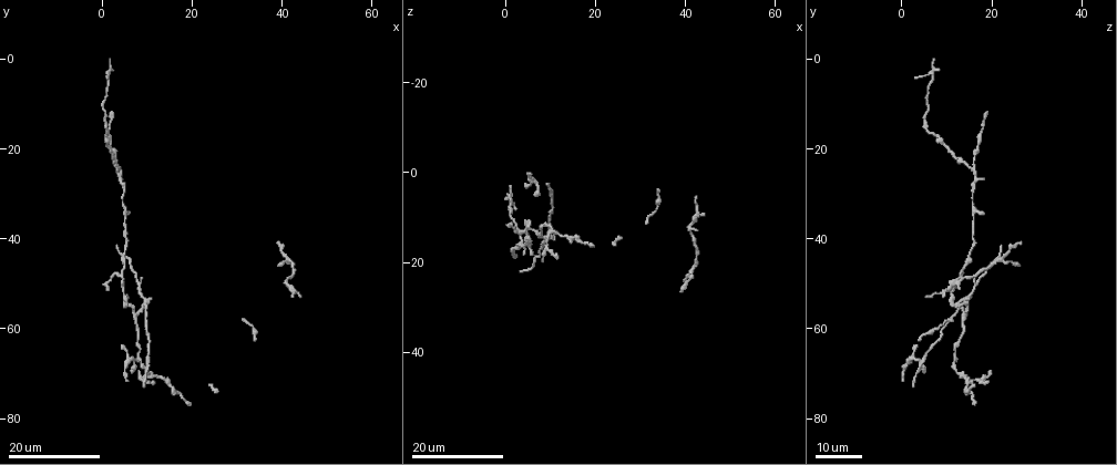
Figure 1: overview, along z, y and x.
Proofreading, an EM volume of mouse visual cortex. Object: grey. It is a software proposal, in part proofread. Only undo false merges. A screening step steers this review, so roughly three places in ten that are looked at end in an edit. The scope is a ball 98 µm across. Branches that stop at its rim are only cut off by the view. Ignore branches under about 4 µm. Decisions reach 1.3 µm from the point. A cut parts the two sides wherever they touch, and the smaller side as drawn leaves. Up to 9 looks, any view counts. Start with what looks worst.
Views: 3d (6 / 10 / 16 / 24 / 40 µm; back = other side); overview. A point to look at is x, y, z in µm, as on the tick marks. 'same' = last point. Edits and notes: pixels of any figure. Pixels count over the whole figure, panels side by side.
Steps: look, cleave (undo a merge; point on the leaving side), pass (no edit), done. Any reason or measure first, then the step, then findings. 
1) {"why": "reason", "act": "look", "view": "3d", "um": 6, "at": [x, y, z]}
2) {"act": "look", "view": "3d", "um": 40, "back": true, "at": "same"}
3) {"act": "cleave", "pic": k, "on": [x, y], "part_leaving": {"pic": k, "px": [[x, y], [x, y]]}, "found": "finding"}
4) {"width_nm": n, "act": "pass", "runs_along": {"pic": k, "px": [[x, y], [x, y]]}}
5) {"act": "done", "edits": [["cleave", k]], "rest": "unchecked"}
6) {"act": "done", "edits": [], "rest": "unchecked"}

{"why": "two arms at a narrow angle", "act": "look", "view": "3d", "um": 16, "at": [4.5, 48.5, 13.5]}

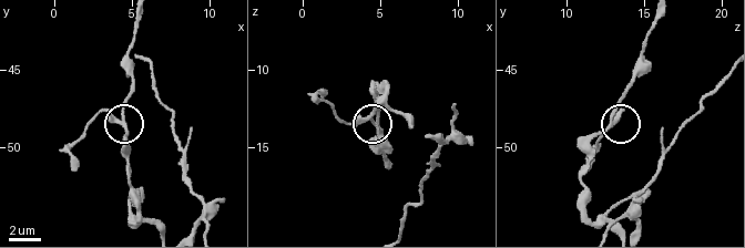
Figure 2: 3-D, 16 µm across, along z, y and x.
{"act": "look", "view": "3d", "um": 10, "at": [4.4, 47.8, 13.0]}

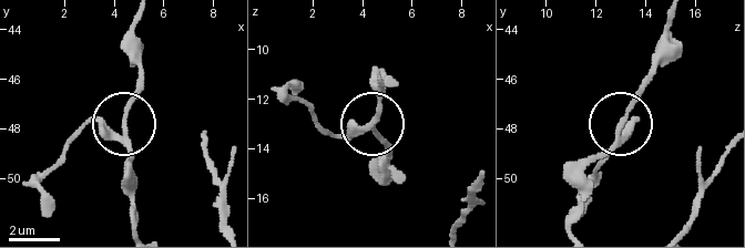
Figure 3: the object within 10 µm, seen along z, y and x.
{"width_nm": 250, "act": "pass", "found": "continuous, no second neuron"}

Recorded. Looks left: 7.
{"why": "four arms meet", "act": "look", "view": "3d", "um": 24, "at": [10.0, 54.0, 14.0]}

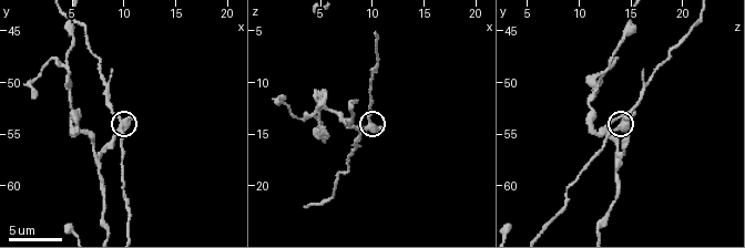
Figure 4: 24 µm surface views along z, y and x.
{"act": "look", "view": "3d", "um": 6, "at": [9.8, 54.4, 13.8]}

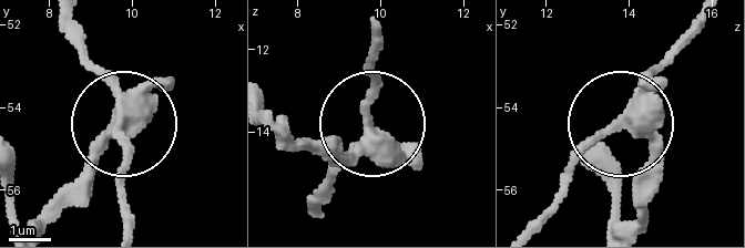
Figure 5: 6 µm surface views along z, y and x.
{"width_nm": 370, "act": "cleave", "pic": 5, "on": [129, 147], "part_leaving": {"pic": 5, "px": [[623, 111], [584, 150], [542, 224]]}, "found": "a second neuron is stuck on"}

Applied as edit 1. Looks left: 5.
{"act": "look", "view": "overview"}

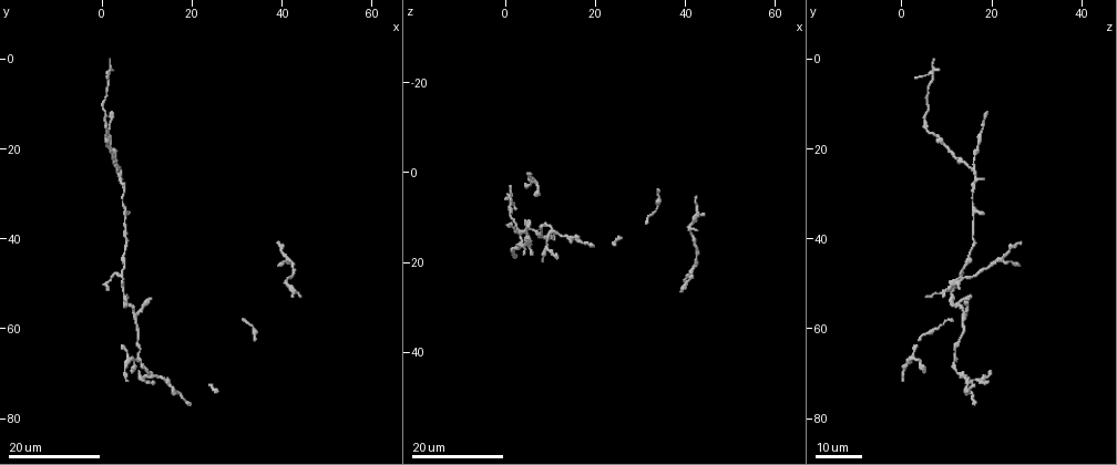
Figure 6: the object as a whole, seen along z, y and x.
{"act": "look", "view": "3d", "um": 24, "at": [3.5, 24.5, 16.0]}

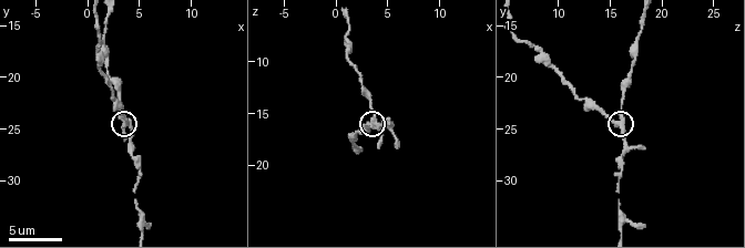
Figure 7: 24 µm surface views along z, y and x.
{"act": "look", "view": "3d", "um": 10, "at": [3.6, 24.4, 15.6]}

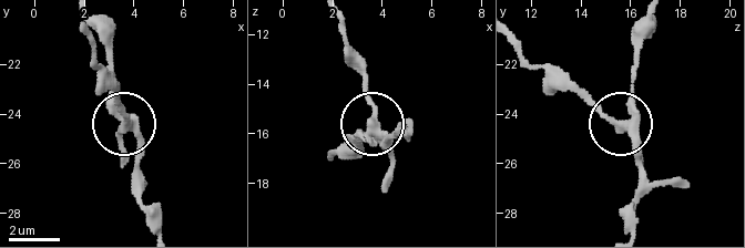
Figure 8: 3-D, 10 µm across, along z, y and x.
{"side_arm_um": 15, "act": "cleave", "pic": 8, "on": [367, 96], "part_leaving": {"pic": 8, "px": [[371, 132], [365, 70], [339, 19]]}, "found": "two neurons meet here"}

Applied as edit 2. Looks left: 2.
{"why": "three arms meet", "act": "look", "view": "3d", "um": 24, "at": [41.5, 45.0, 22.5]}

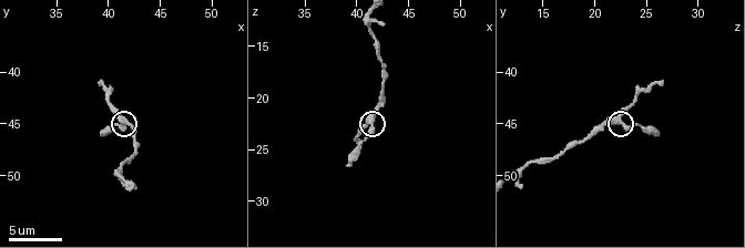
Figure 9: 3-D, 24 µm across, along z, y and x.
{"act": "look", "view": "3d", "um": 10, "at": [41.4, 44.6, 22.4]}

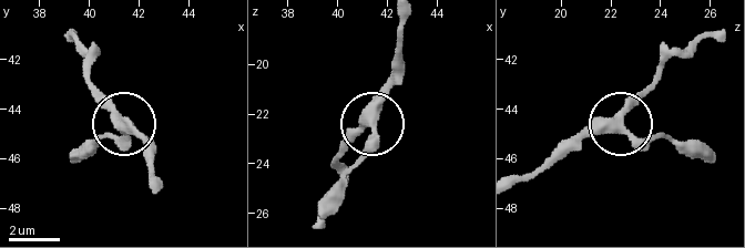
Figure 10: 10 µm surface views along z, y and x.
{"width_nm": 360, "act": "pass", "runs_along": {"pic": 10, "px": [[399, 22], [399, 73], [348, 185]]}, "found": "continuous, no second neuron"}

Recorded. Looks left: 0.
{"act": "done", "edits": [["cleave", 5], ["cleave", 8]], "rest": "unchecked"}

